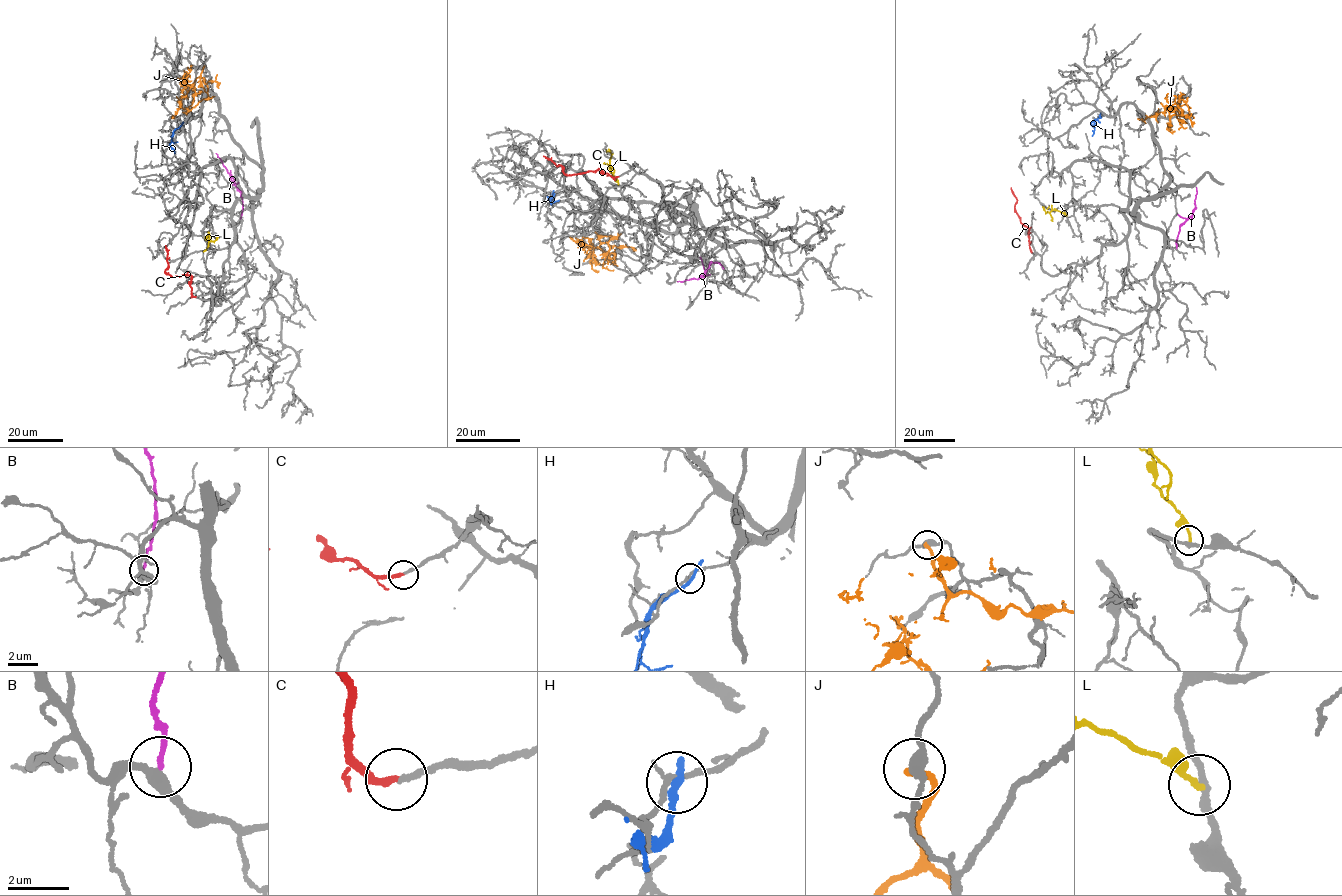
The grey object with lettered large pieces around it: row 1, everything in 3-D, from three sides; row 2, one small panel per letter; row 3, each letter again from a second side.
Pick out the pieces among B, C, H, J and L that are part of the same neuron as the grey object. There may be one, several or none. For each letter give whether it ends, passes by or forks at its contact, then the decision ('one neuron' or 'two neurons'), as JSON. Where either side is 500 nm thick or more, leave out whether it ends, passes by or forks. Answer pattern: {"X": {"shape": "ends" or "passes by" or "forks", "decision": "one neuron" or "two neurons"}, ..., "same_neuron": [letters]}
{"B": {"shape": "ends", "decision": "one neuron"}, "C": {"shape": "ends", "decision": "one neuron"}, "H": {"shape": "passes by", "decision": "two neurons"}, "J": {"shape": "ends", "decision": "two neurons"}, "L": {"shape": "ends", "decision": "one neuron"}, "same_neuron": ["B", "C", "L"]}

